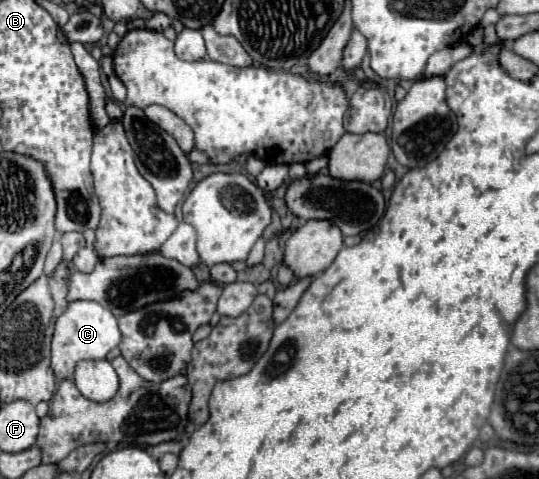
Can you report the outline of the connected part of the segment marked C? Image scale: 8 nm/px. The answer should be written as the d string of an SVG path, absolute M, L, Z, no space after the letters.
M72 301L68 309L56 319L52 337L52 371L58 379L72 379L78 361L106 359L106 355L118 347L120 331L112 311L96 301Z

